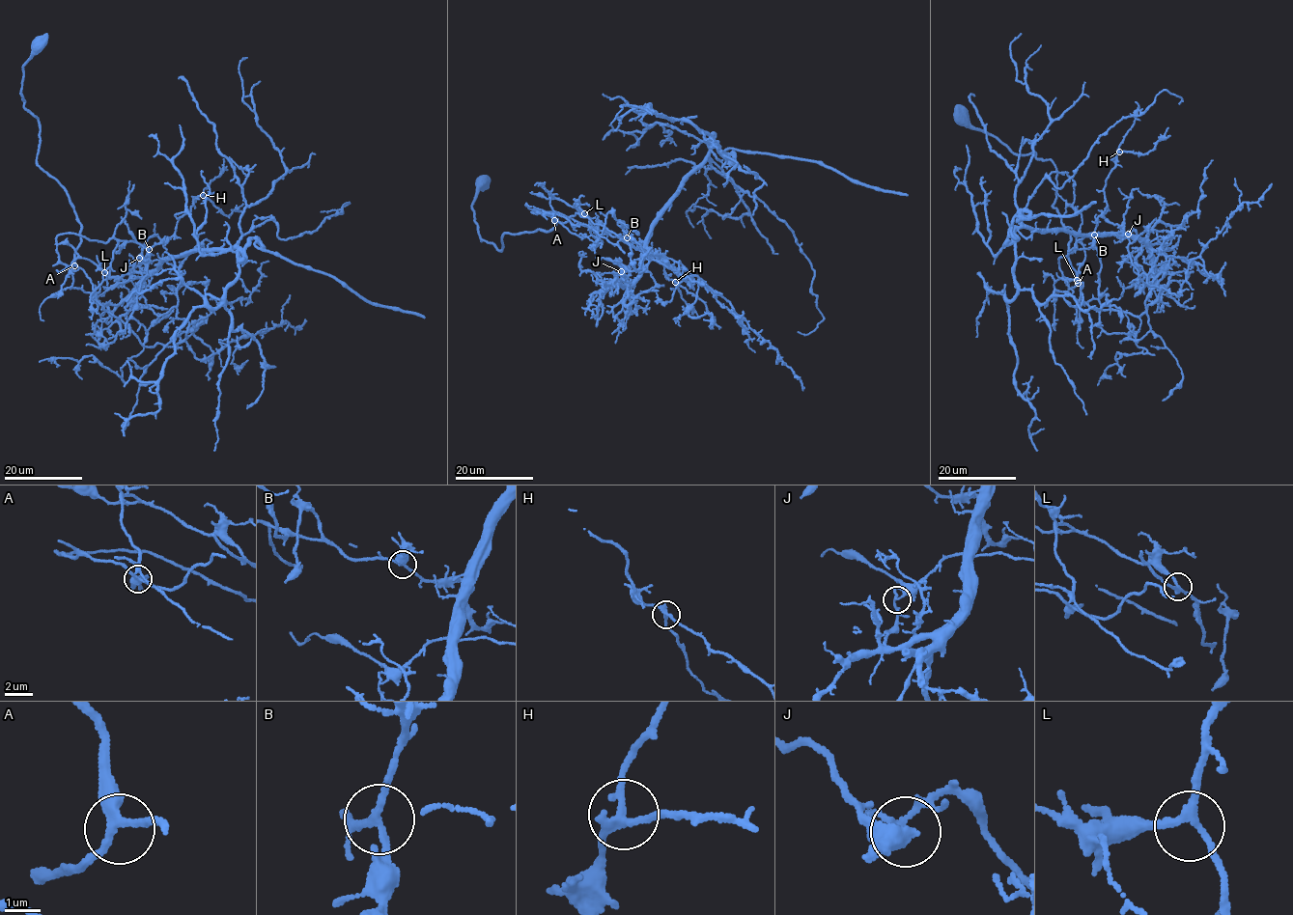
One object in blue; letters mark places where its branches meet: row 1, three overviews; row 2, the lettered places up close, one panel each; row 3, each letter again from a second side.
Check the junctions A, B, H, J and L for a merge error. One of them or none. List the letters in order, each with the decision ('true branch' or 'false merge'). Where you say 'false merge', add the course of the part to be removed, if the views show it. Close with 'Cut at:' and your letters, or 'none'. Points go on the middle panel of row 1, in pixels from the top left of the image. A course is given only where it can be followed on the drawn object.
A: true branch
B: true branch
H: true branch
J: false merge; course (621, 271), (639, 259), (680, 262), (667, 268), (576, 212), (563, 223), (531, 212), (641, 242), (719, 328)
L: true branch
Cut at: J

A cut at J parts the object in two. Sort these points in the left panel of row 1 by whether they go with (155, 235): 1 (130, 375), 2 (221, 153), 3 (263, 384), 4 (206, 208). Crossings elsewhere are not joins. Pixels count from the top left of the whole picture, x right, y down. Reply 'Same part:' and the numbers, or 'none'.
Same part: 1, 2, 3, 4

